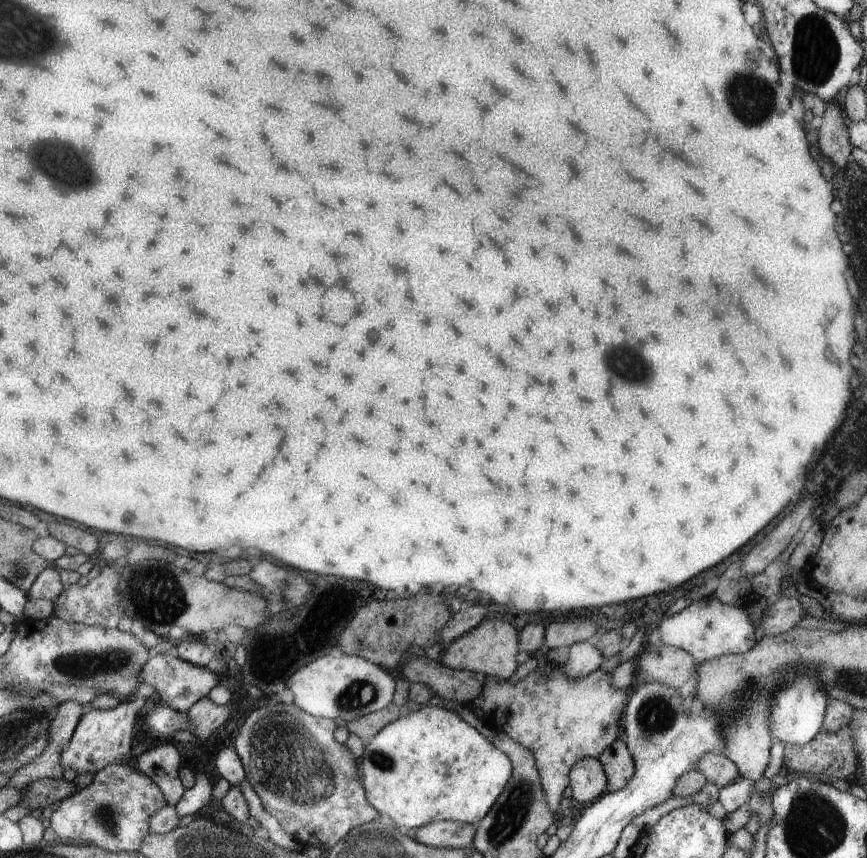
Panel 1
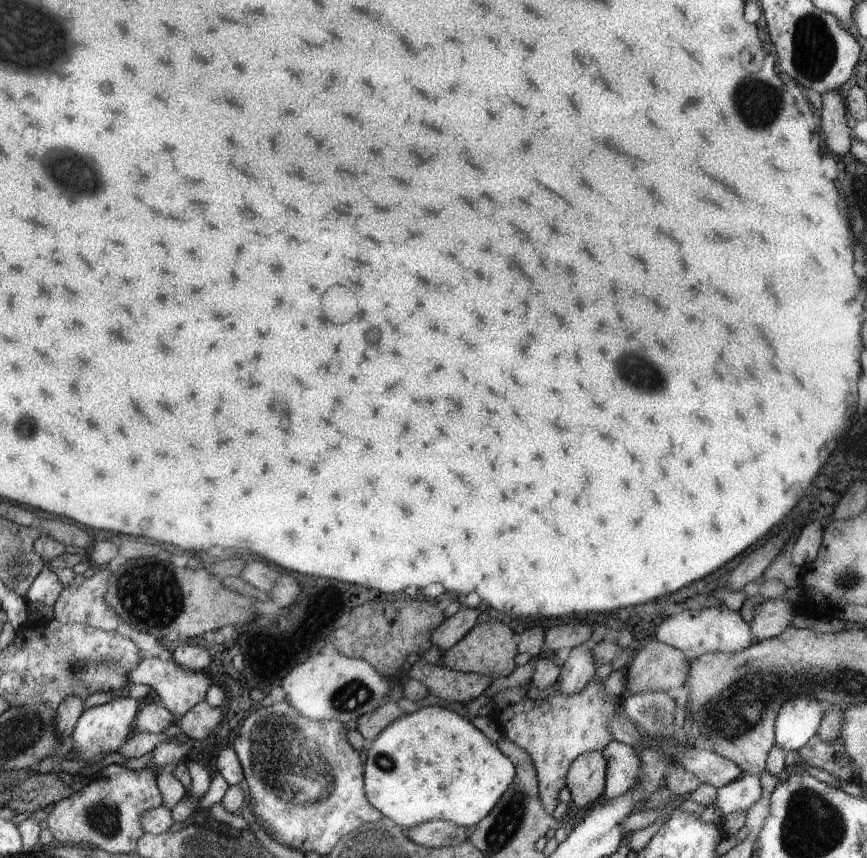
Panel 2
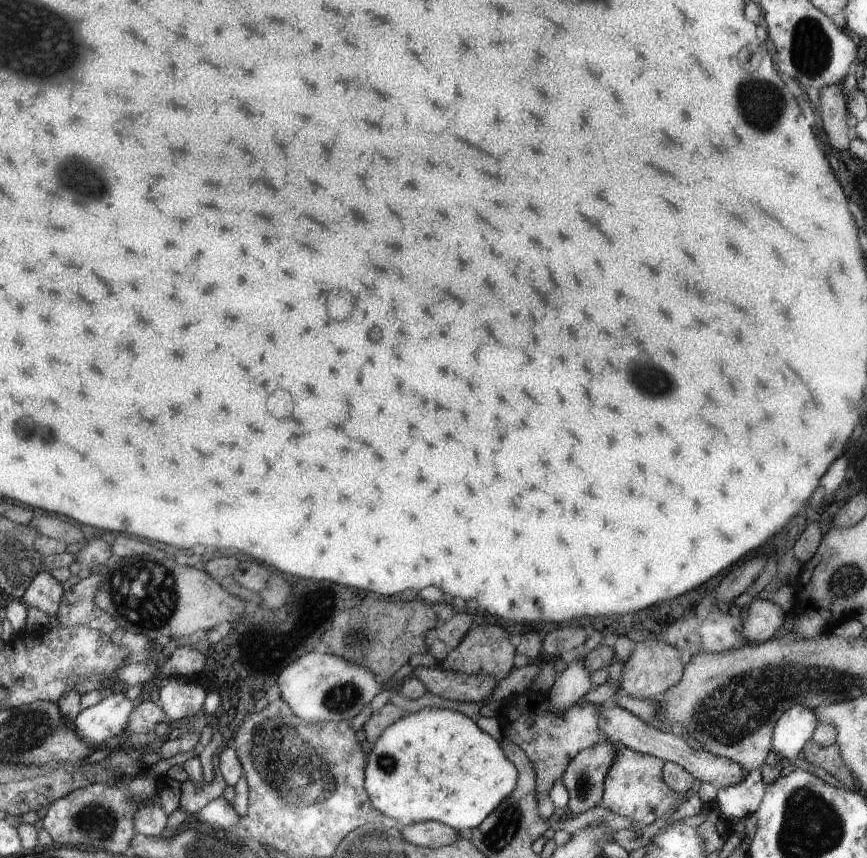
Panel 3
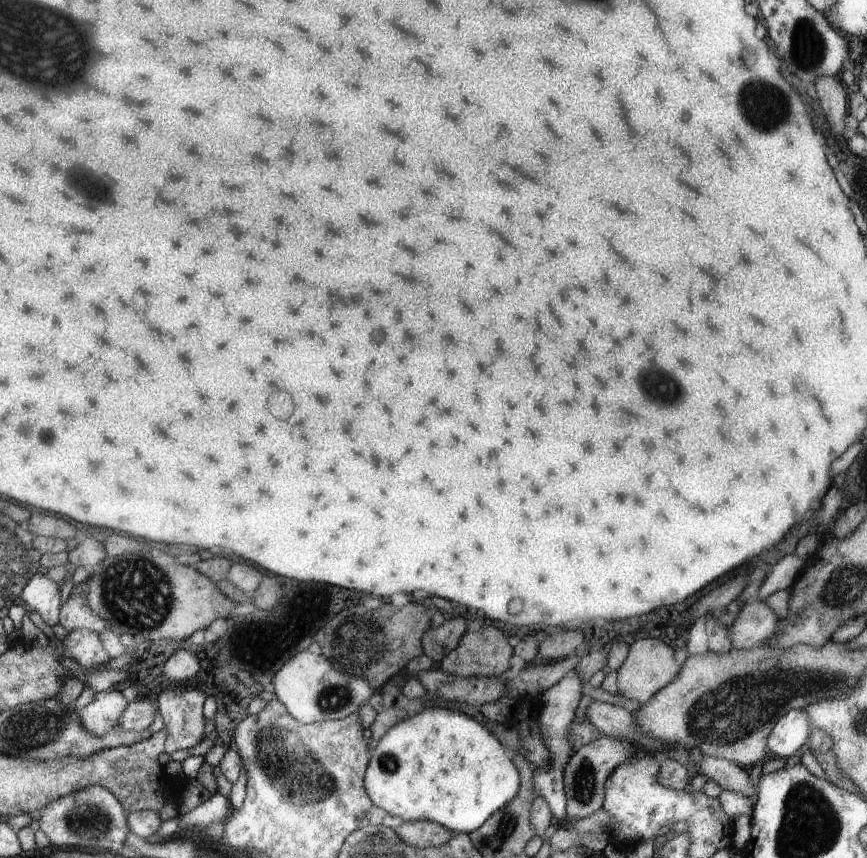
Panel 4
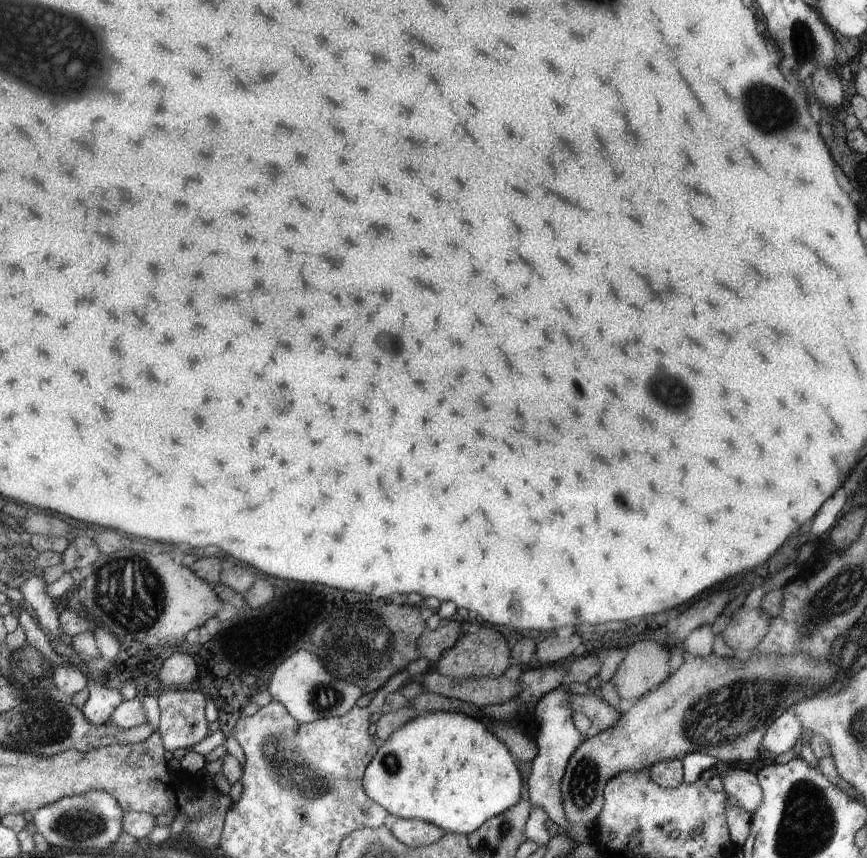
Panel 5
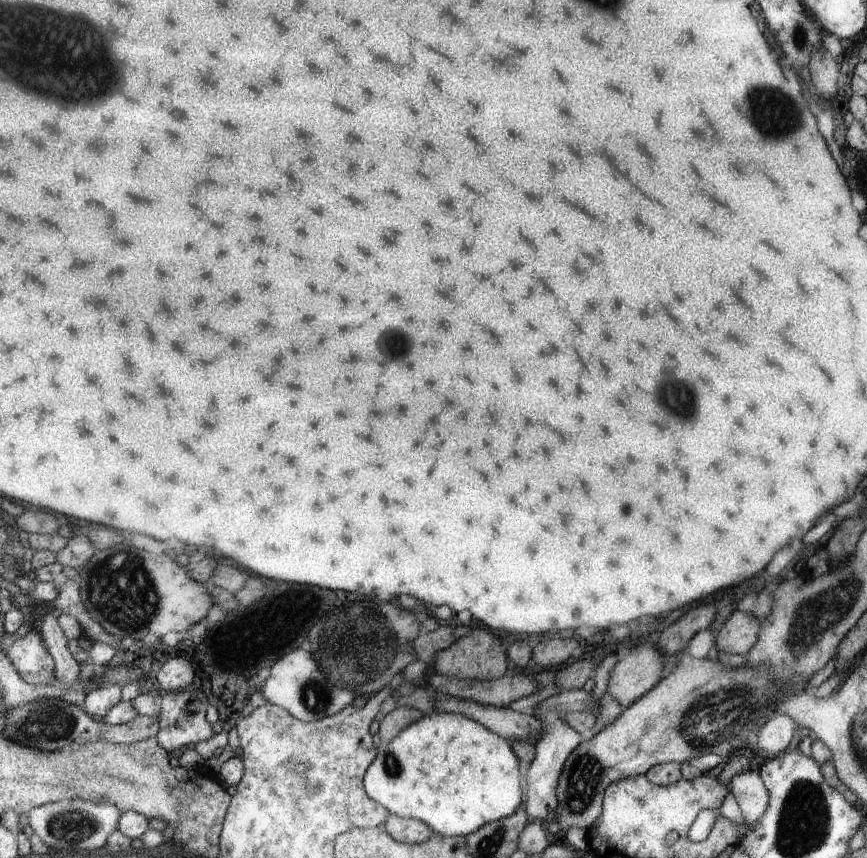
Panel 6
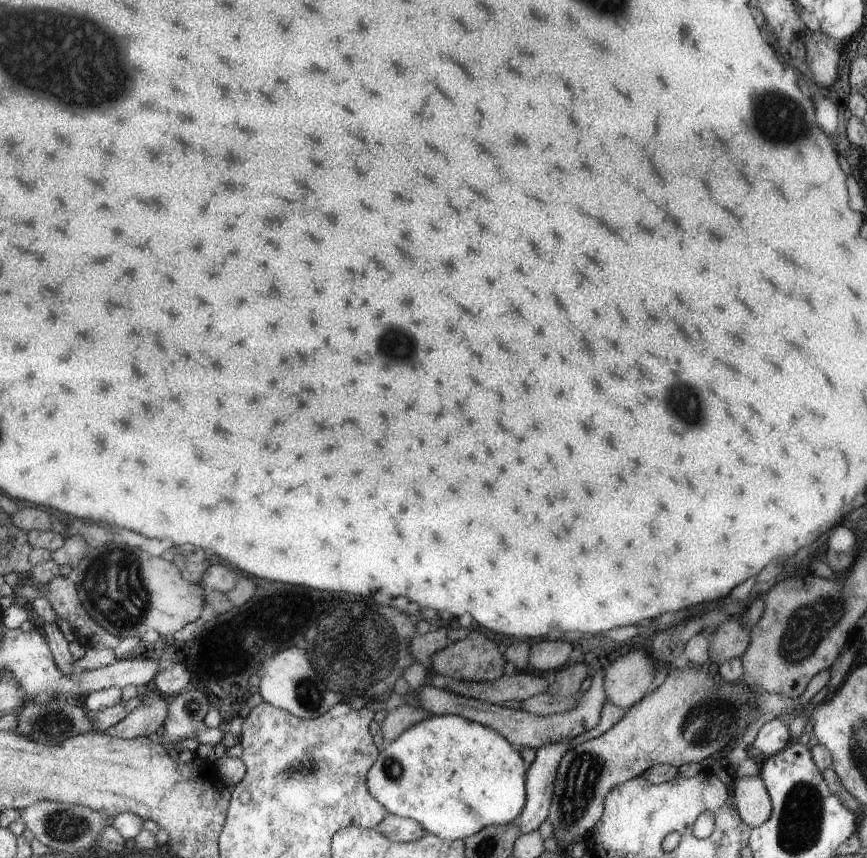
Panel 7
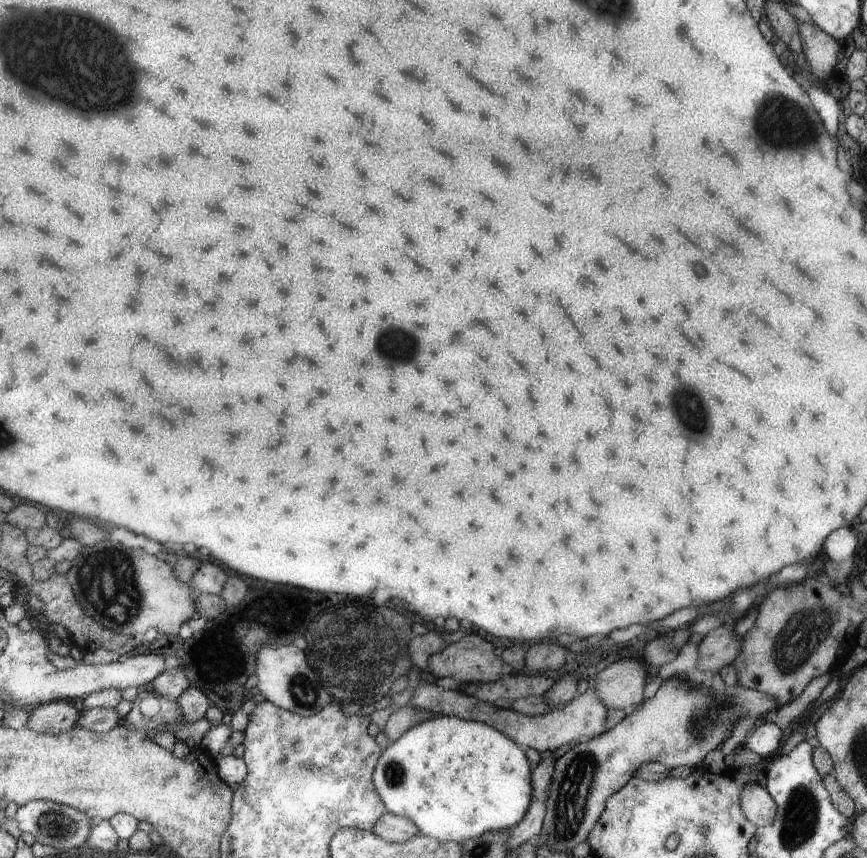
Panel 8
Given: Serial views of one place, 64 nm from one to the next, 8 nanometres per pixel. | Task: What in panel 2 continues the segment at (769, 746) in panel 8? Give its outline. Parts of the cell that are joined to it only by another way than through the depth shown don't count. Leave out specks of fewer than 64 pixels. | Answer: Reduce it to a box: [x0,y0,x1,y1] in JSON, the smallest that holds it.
[775,698,823,760]

